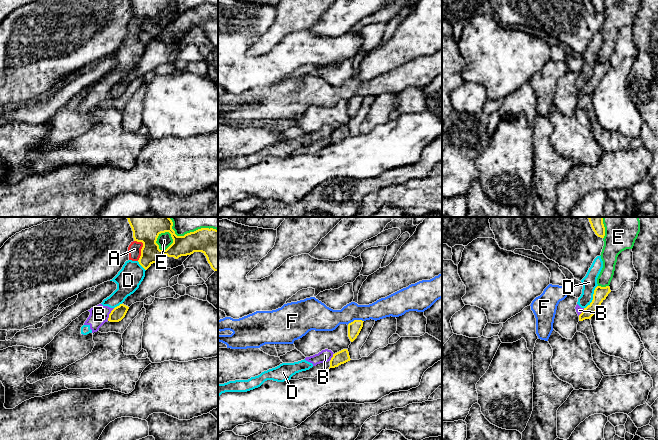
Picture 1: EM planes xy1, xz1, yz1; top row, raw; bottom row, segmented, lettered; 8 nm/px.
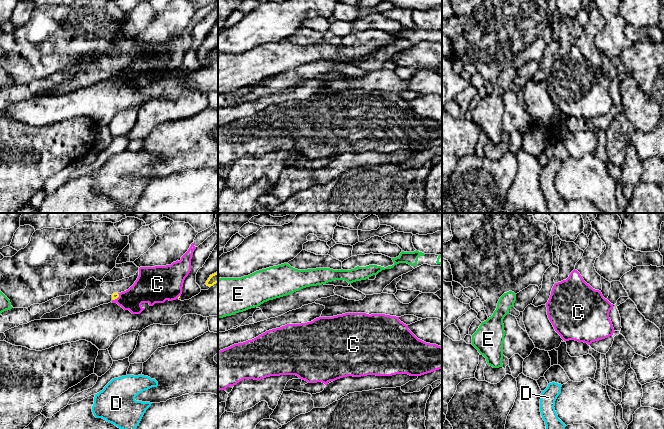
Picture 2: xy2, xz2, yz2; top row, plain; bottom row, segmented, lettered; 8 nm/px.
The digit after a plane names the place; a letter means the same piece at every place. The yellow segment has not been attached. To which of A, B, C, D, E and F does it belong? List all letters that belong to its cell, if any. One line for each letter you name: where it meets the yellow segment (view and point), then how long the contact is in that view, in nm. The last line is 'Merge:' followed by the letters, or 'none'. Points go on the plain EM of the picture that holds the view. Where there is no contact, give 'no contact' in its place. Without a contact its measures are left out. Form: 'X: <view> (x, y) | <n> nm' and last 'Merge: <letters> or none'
Merge: none

